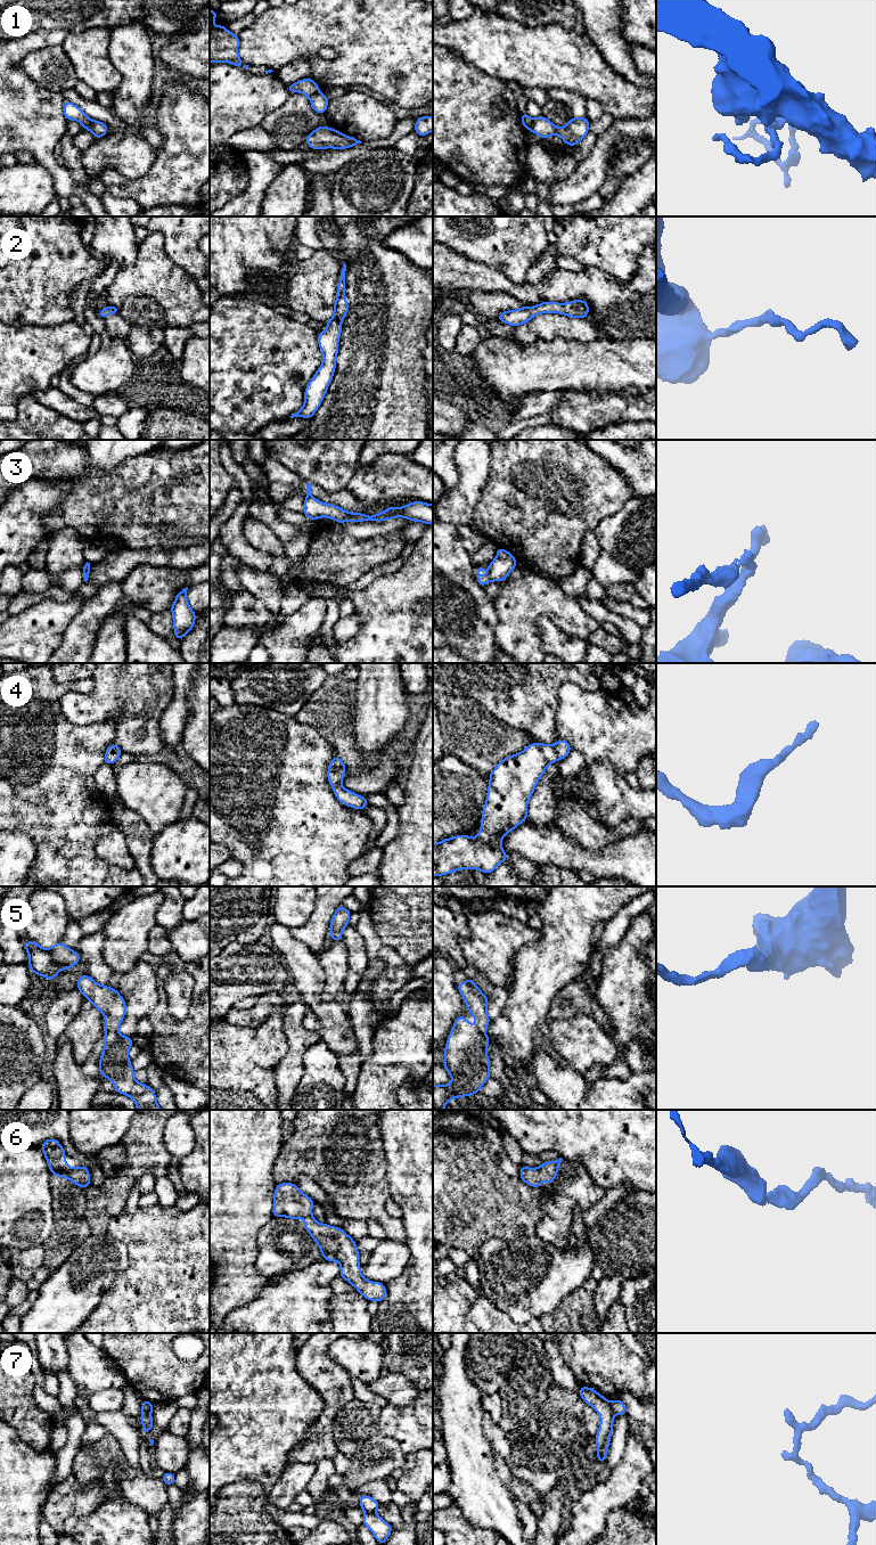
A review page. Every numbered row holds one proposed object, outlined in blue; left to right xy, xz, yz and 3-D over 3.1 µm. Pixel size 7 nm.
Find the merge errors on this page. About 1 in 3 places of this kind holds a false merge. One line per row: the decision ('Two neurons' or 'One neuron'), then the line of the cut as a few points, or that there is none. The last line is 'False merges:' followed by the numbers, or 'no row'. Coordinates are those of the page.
1: Two neurons. Split along xz (318, 91), (309, 97)
2: One neuron. No split
3: Two neurons. Split along yz (489, 569), (491, 580)
4: One neuron. No split
5: One neuron. No split
6: One neuron. No split
7: Two neurons. Split along yz (610, 1403), (610, 1407), (614, 1413)
False merges: 1, 3, 7

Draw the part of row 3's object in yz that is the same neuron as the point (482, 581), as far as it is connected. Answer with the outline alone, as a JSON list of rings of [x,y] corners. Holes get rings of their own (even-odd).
[[[480,567],[477,570],[477,578],[476,578],[477,583],[481,587],[485,587],[486,583],[489,583],[491,581],[491,577],[490,577],[490,570],[485,570],[483,567]]]

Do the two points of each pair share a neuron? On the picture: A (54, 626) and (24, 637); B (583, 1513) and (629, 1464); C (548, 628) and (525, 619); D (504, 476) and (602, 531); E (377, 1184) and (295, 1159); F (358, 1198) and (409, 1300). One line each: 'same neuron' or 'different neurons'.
A: same neuron
B: same neuron
C: different neurons
D: different neurons
E: same neuron
F: different neurons

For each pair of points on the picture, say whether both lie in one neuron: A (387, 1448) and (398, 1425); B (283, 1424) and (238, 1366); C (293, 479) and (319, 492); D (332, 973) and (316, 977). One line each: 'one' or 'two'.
A: two
B: one
C: two
D: two

